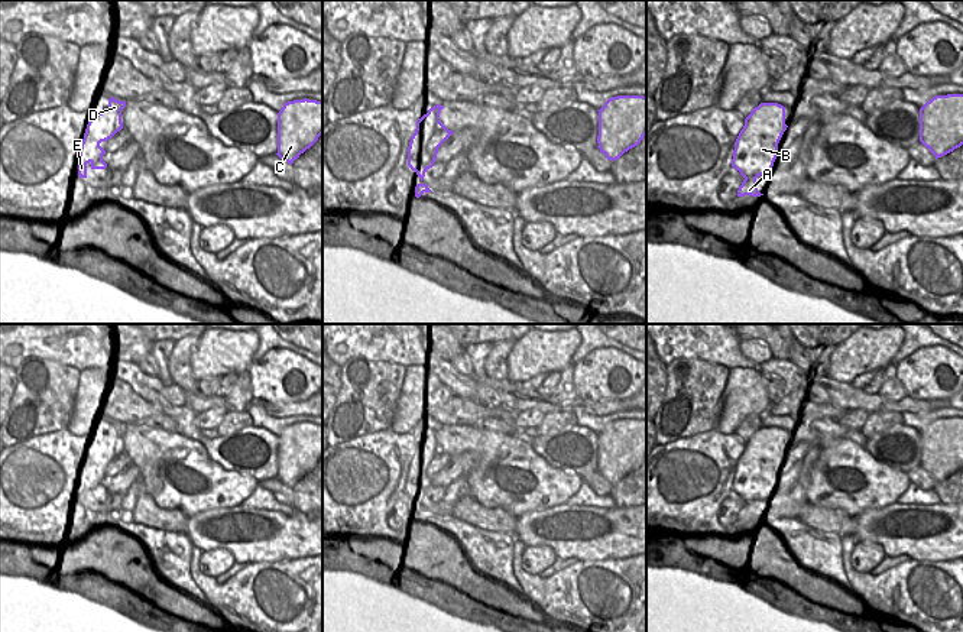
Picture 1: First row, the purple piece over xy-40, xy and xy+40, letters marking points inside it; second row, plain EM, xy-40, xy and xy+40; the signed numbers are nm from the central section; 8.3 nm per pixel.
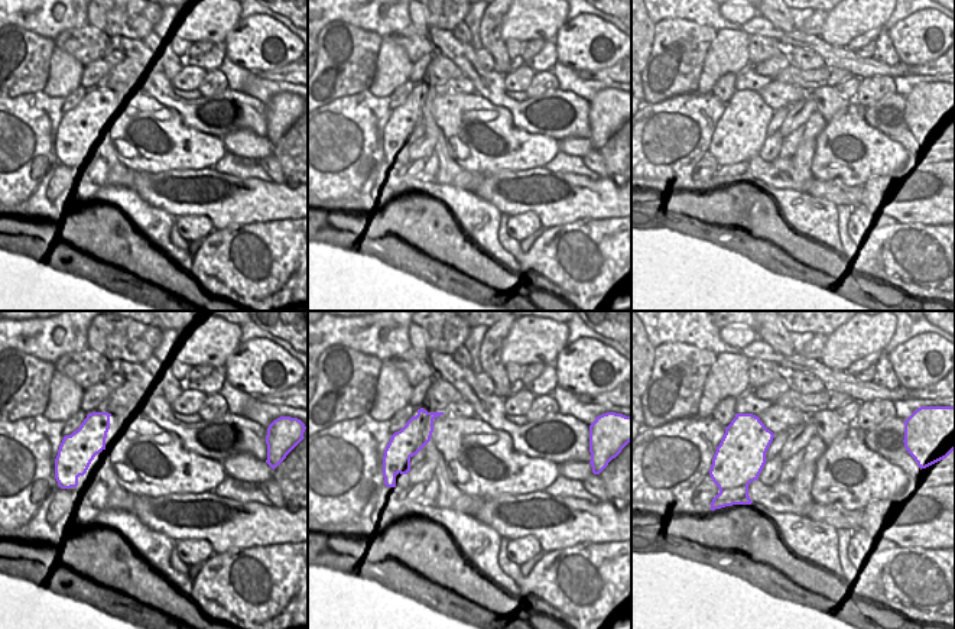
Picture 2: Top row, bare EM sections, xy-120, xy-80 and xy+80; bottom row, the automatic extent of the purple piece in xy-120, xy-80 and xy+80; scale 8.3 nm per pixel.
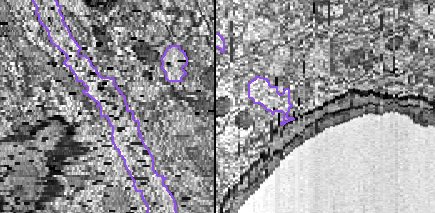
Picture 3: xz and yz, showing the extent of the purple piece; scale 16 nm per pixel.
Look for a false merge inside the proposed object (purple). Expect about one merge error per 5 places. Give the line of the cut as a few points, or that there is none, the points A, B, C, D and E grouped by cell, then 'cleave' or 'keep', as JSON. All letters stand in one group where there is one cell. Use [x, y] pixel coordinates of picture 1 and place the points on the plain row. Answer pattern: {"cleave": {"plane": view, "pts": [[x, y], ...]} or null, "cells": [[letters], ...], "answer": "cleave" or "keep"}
{"cleave": null, "cells": [["A", "B", "C", "D", "E"]], "answer": "keep"}

